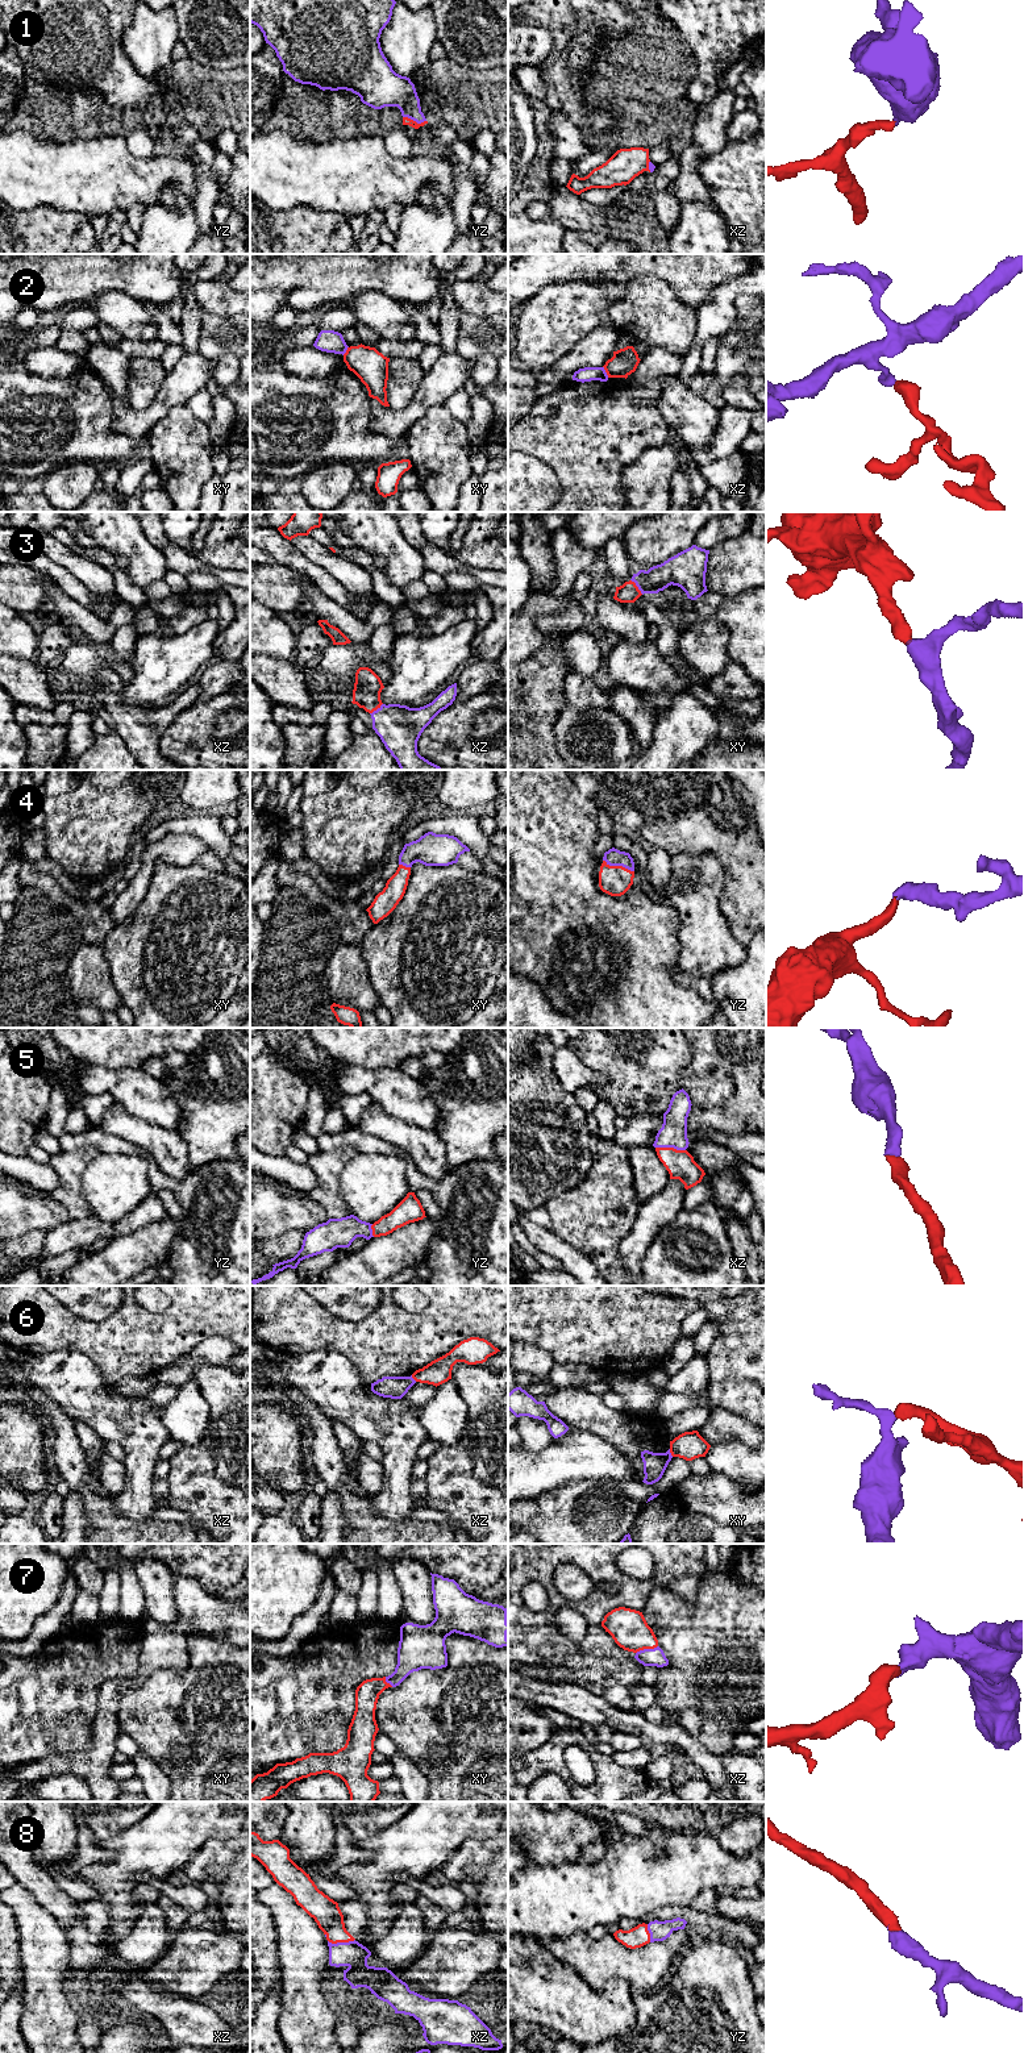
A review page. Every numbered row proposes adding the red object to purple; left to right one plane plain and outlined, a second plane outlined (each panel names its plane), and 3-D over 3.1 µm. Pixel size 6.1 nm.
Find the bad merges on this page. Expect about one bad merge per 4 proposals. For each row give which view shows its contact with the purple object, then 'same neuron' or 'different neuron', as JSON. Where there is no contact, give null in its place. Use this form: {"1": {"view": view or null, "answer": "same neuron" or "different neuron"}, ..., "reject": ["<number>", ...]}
{"1": {"view": "yz", "answer": "same neuron"}, "2": {"view": "xz", "answer": "different neuron"}, "3": {"view": "xy", "answer": "same neuron"}, "4": {"view": "yz", "answer": "same neuron"}, "5": {"view": "xz", "answer": "same neuron"}, "6": {"view": "xy", "answer": "different neuron"}, "7": {"view": "xz", "answer": "same neuron"}, "8": {"view": "xz", "answer": "same neuron"}, "reject": ["2", "6"]}

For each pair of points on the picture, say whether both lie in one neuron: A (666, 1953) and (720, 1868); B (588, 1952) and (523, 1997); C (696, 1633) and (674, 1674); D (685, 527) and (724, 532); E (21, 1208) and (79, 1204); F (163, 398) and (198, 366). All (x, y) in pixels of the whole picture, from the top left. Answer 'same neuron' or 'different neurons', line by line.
A: different neurons
B: different neurons
C: same neuron
D: different neurons
E: different neurons
F: same neuron

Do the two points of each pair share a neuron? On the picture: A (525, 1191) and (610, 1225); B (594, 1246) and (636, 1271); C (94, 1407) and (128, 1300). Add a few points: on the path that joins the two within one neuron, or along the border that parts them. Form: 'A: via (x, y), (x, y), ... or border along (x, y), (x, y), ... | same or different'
A: border along (575, 1186), (550, 1198), (544, 1204) | different
B: border along (628, 1233), (619, 1248), (619, 1258), (627, 1271) | different
C: border along (86, 1354), (96, 1366), (100, 1377), (112, 1385) | different

